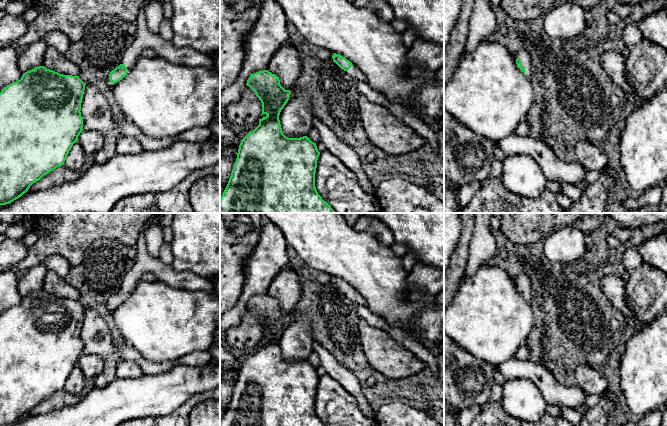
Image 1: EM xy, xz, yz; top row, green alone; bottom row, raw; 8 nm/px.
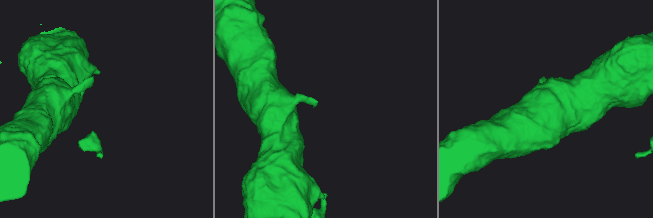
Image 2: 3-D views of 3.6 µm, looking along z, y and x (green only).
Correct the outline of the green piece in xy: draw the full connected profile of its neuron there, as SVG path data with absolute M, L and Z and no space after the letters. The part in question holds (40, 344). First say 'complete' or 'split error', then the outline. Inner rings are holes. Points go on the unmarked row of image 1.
complete; M44 290L36 291L23 297L20 304L13 306L3 312L0 316L0 426L13 426L28 415L30 410L39 405L44 399L64 389L69 375L78 364L83 355L83 342L81 340L81 327L85 309L79 300L63 299Z

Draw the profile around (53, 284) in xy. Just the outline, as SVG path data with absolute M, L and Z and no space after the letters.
M47 270L43 290L63 299L79 300L80 297L80 293L76 288L70 286L52 270Z

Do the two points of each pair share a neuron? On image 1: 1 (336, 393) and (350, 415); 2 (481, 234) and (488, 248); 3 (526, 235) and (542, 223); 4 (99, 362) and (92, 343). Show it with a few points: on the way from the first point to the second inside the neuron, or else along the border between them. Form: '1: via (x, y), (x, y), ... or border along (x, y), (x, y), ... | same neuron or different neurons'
1: via (336, 398), (336, 401), (345, 410) | same neuron
2: via (482, 237), (485, 245) | same neuron
3: via (530, 231), (538, 223) | same neuron
4: border along (83, 354), (96, 354), (104, 359) | different neurons

